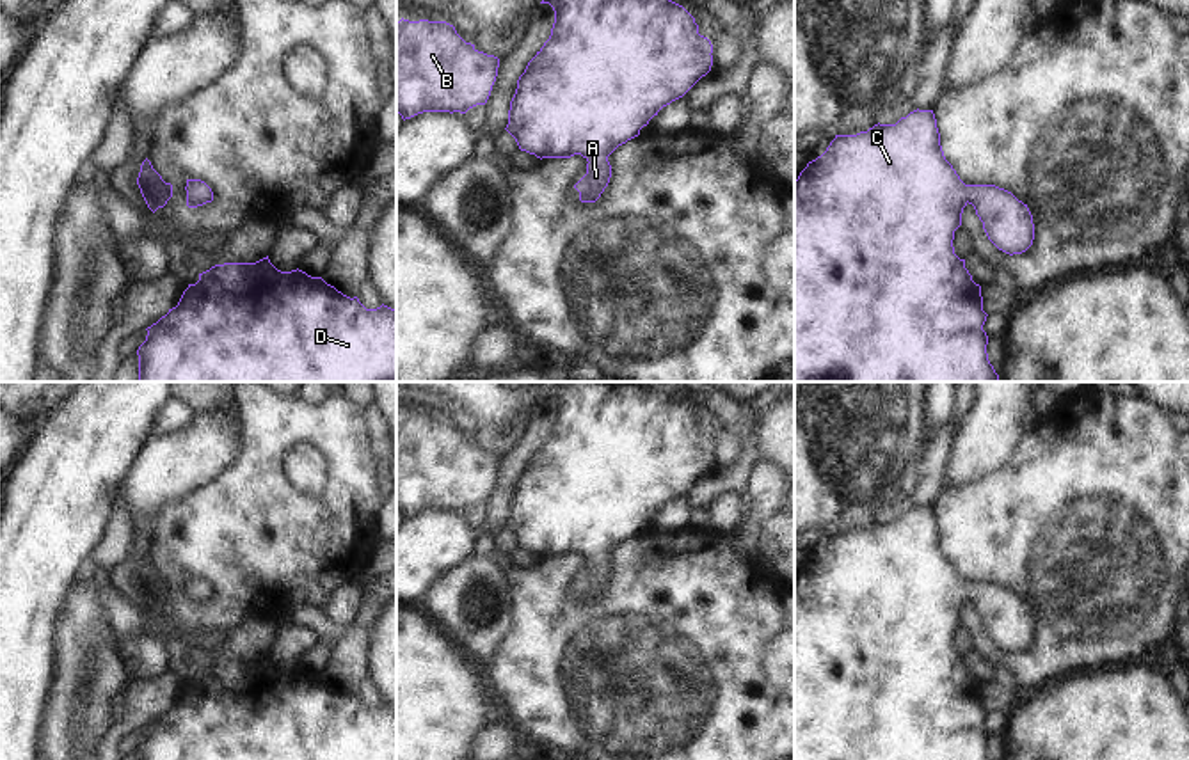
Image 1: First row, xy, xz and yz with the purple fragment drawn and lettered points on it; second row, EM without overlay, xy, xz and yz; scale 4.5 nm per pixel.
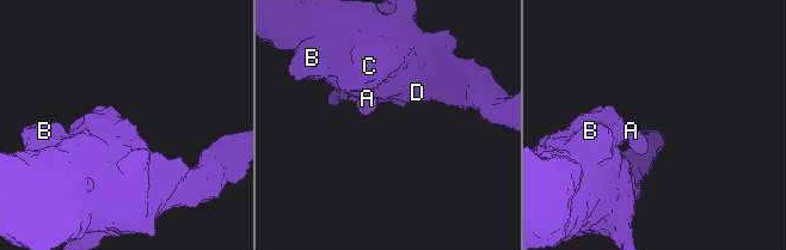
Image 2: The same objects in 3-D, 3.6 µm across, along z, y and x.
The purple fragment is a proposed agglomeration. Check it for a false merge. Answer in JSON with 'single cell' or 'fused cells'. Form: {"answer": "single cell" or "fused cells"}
{"answer": "single cell"}

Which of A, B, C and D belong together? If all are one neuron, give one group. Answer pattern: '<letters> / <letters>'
A B C D

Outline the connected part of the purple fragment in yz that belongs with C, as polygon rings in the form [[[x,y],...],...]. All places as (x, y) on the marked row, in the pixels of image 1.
[[[917,108],[896,124],[878,123],[857,135],[835,135],[826,151],[807,163],[794,181],[794,382],[999,382],[986,353],[983,325],[988,314],[983,311],[981,286],[953,247],[967,204],[974,206],[988,240],[999,250],[1013,256],[1033,245],[1034,224],[1027,204],[995,185],[965,185],[944,156],[933,110]]]

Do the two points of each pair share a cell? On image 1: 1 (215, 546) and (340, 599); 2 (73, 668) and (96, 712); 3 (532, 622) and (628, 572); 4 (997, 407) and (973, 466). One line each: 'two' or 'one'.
1: two
2: one
3: one
4: one

